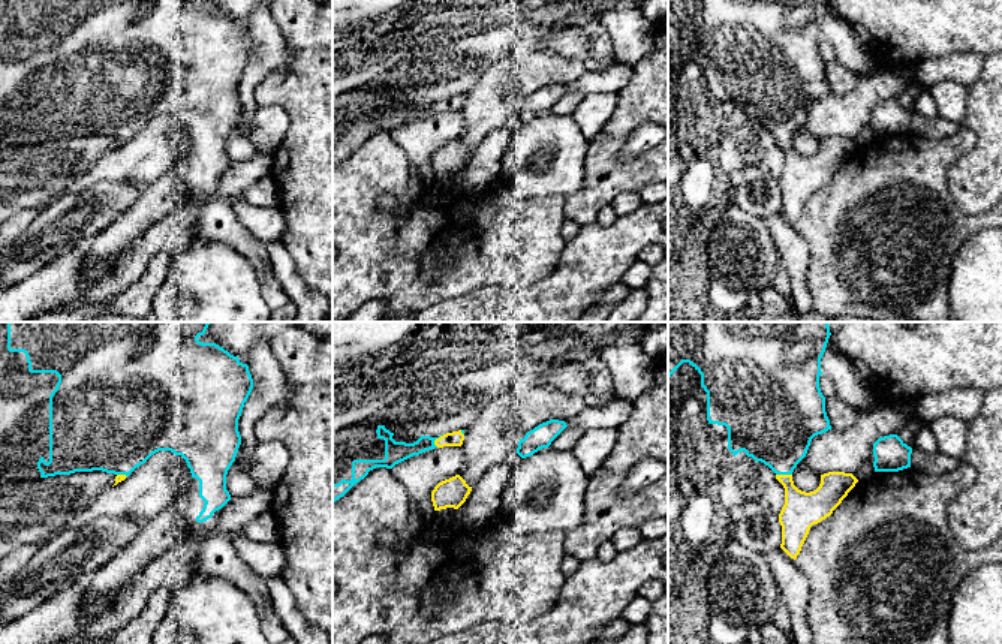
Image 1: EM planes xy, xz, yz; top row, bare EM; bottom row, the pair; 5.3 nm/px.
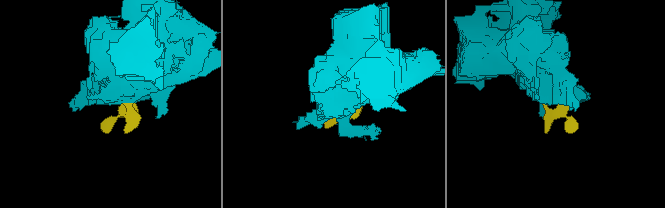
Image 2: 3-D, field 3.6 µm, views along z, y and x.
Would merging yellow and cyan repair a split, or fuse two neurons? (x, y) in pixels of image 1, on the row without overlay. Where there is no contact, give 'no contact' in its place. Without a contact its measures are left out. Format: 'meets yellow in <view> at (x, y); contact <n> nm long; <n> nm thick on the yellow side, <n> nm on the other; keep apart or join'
meets yellow in yz at (784, 140); contact 90 nm long; 200 nm thick on the yellow side, 380 nm on the other; join

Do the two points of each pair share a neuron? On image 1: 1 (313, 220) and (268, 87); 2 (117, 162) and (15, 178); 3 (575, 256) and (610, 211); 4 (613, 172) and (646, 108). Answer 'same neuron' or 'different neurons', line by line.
1: same neuron
2: different neurons
3: different neurons
4: same neuron

